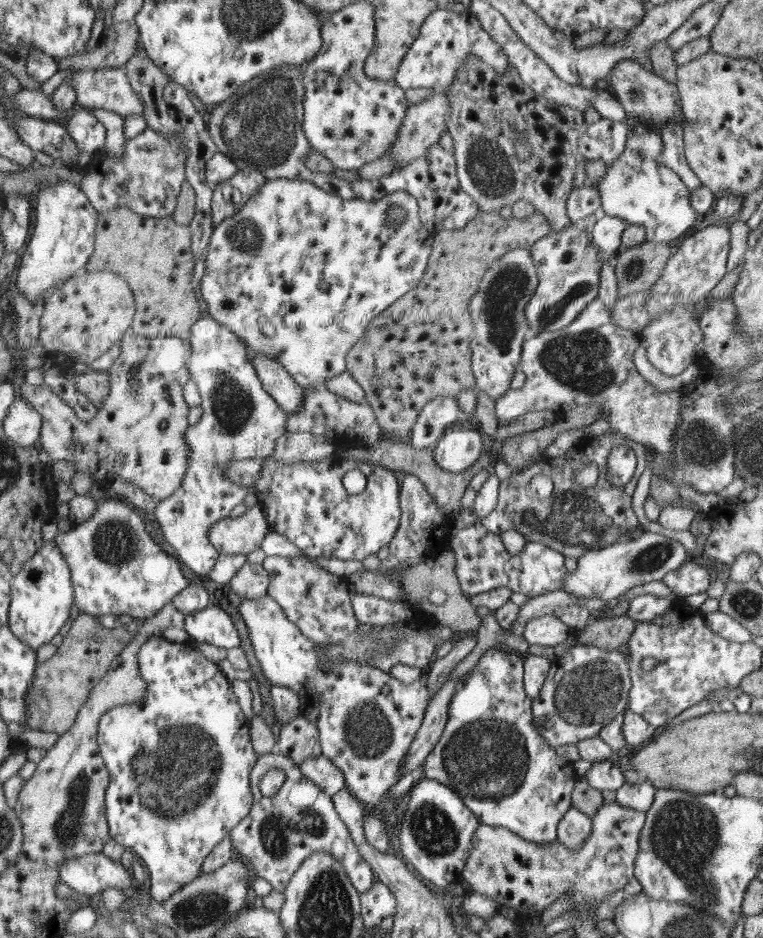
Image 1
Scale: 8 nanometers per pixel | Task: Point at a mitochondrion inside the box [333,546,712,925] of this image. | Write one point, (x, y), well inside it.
(487, 760)

